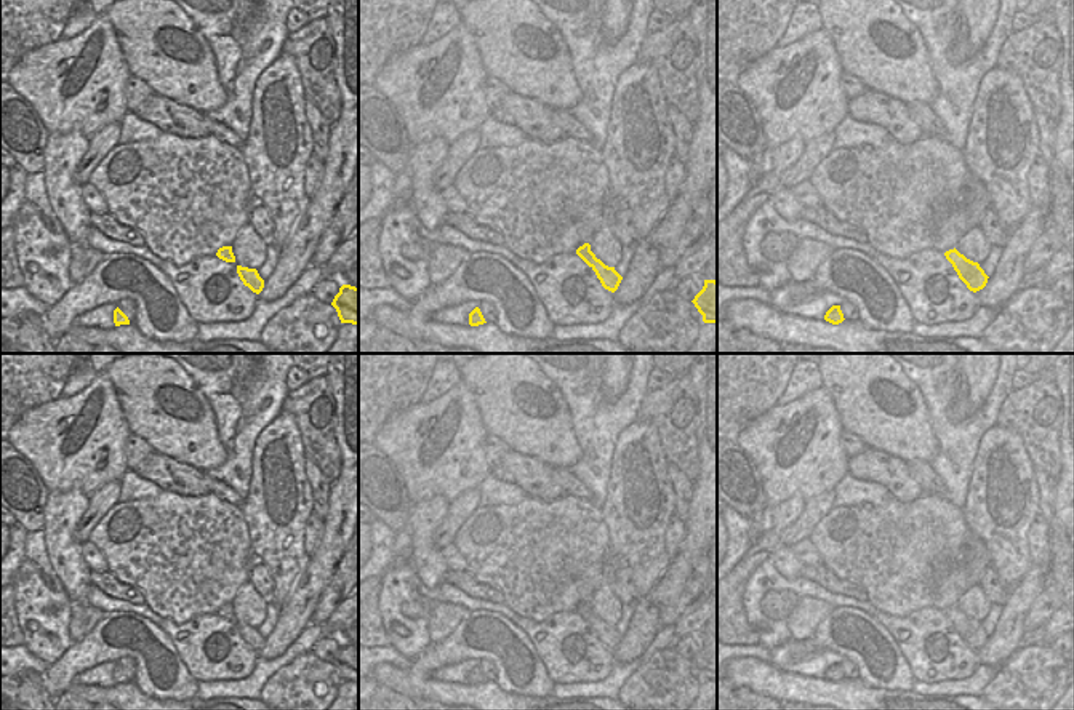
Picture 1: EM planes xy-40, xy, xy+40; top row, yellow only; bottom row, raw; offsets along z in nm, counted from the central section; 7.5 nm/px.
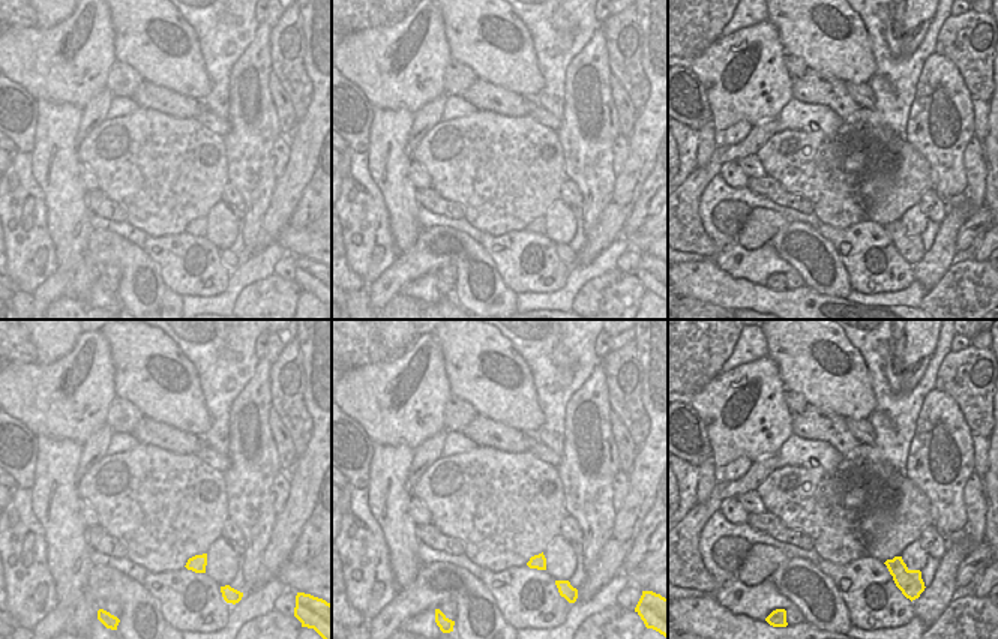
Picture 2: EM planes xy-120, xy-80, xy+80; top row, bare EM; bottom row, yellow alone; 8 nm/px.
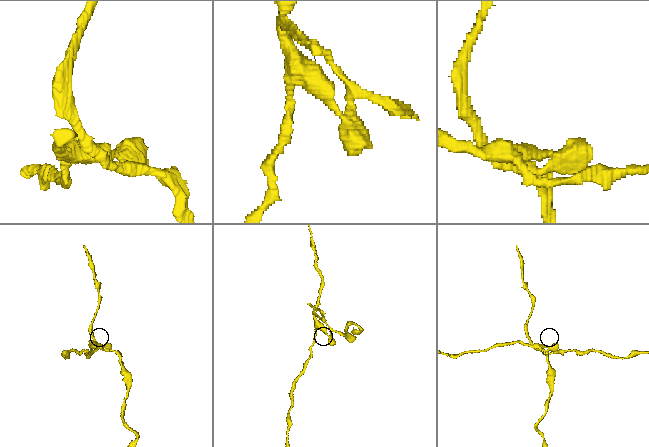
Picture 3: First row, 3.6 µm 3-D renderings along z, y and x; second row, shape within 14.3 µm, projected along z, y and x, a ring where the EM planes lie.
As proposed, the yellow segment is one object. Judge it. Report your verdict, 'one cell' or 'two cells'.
two cells

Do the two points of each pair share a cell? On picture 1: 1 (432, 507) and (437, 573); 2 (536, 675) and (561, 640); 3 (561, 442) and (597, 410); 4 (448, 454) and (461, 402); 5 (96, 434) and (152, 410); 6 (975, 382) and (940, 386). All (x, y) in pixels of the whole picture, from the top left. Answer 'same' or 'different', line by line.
1: same
2: different
3: different
4: same
5: different
6: different

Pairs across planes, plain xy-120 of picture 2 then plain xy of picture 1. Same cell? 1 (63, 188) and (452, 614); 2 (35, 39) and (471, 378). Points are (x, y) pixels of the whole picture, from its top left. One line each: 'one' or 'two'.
1: two
2: two

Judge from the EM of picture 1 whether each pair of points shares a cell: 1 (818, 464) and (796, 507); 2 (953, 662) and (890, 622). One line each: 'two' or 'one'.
1: two
2: one

